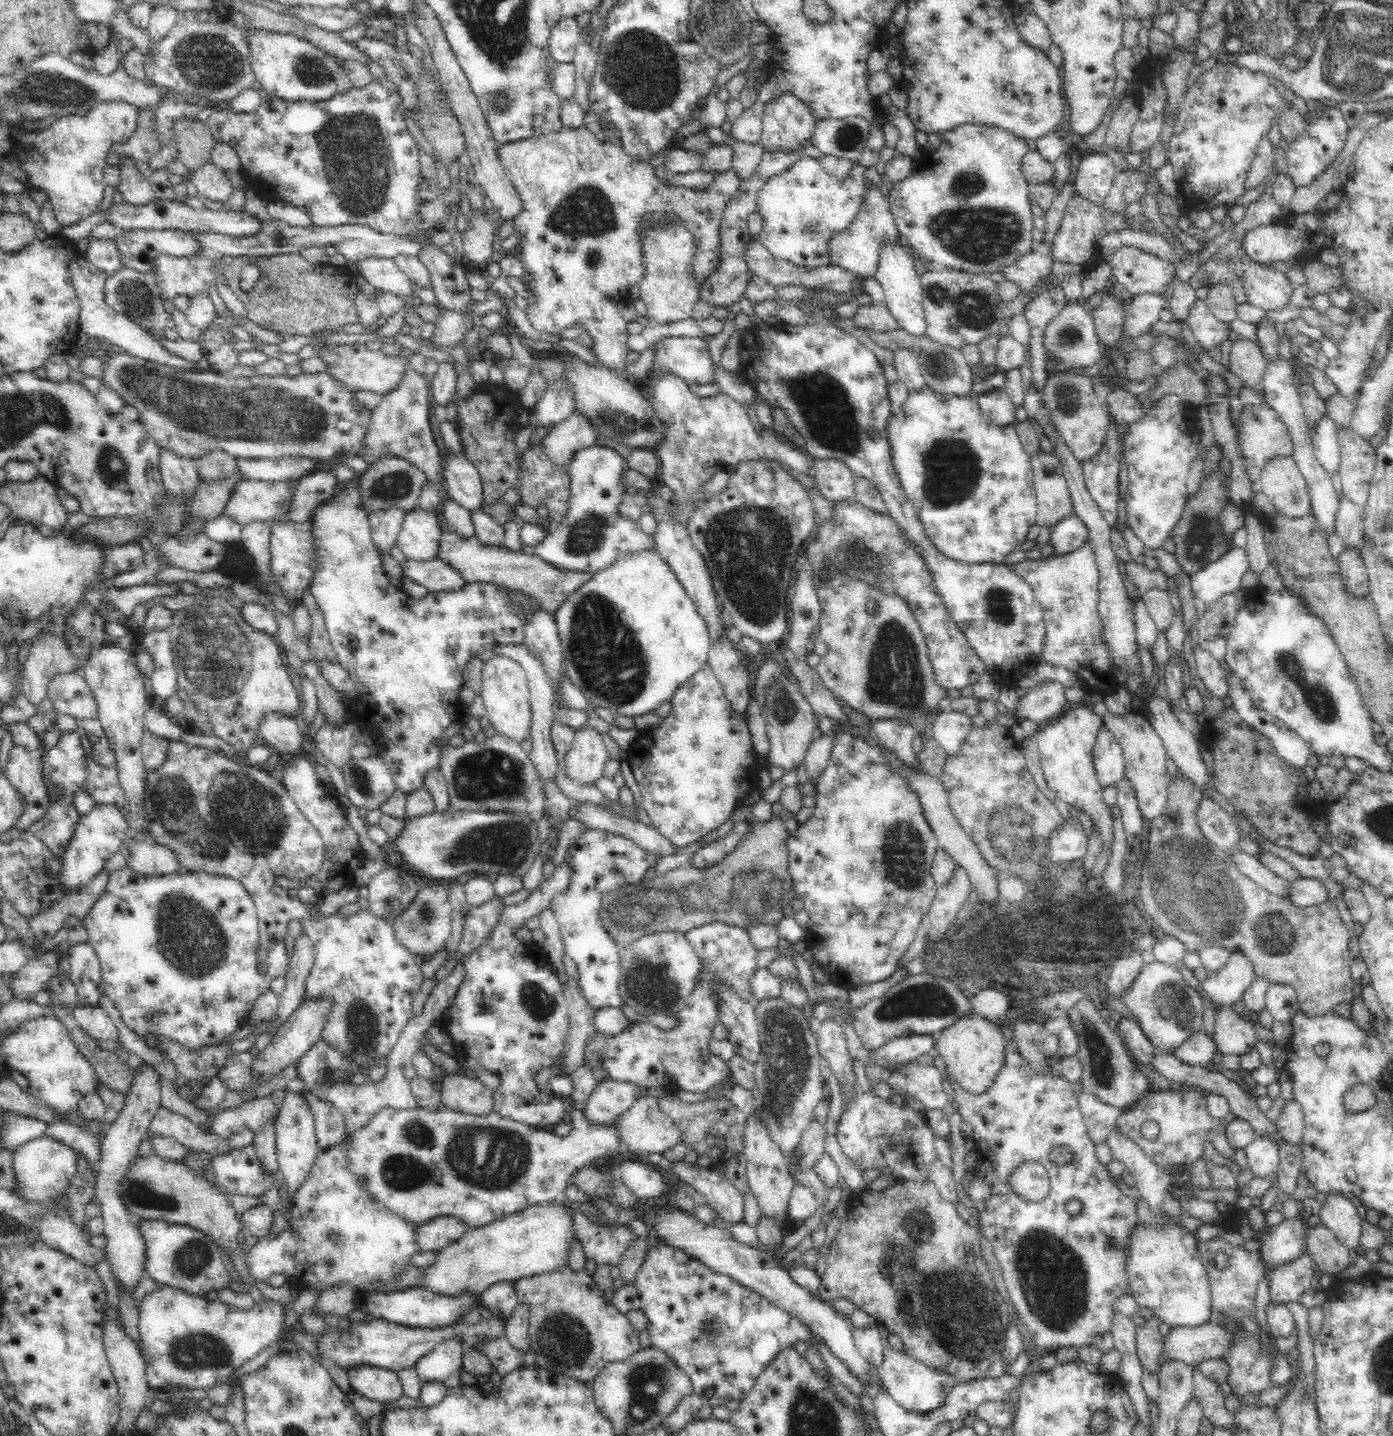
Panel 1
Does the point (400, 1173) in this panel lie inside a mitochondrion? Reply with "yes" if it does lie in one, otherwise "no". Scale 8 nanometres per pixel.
yes

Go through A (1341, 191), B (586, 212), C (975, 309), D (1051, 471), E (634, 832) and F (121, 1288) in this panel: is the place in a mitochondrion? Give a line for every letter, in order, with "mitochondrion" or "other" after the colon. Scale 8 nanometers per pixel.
A: other
B: mitochondrion
C: mitochondrion
D: mitochondrion
E: other
F: other

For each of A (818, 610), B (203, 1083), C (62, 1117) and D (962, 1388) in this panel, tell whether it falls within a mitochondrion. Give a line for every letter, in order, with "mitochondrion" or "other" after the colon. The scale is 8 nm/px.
A: other
B: other
C: other
D: other

